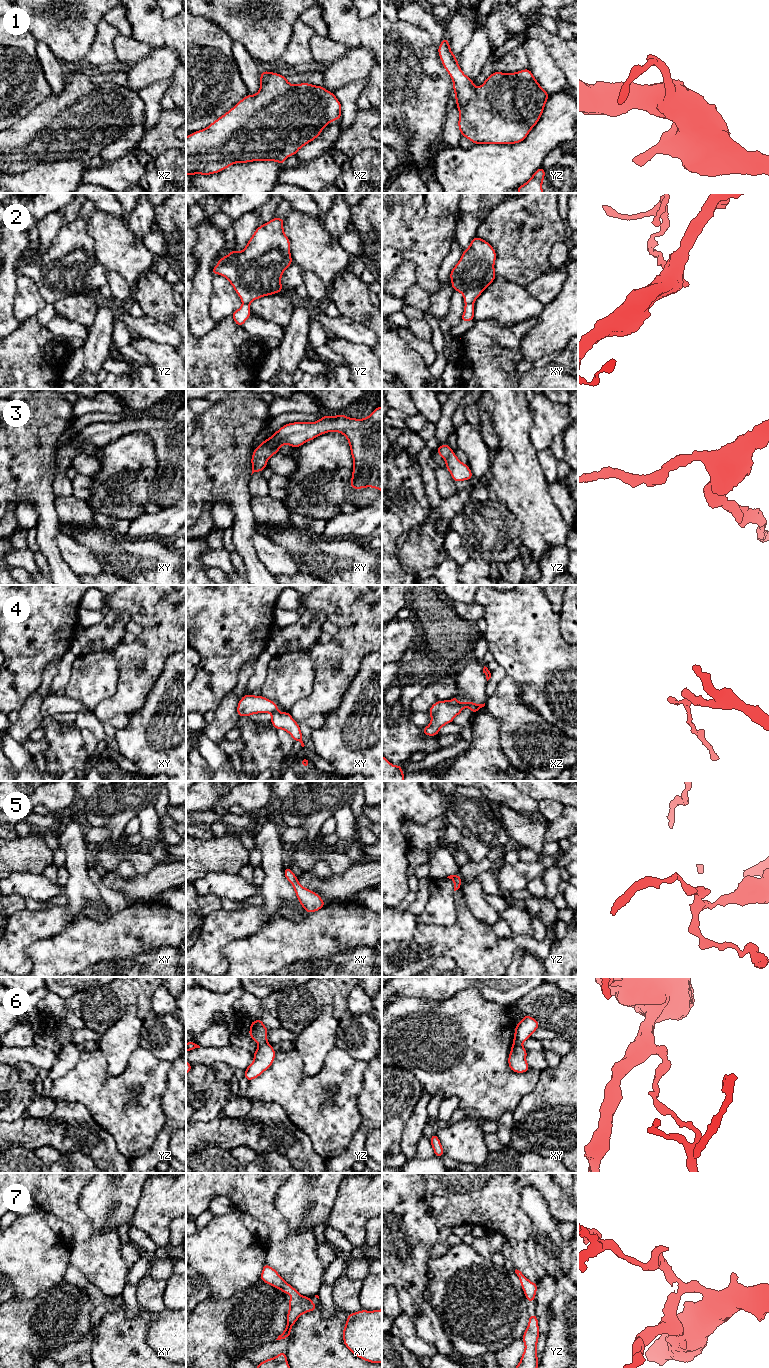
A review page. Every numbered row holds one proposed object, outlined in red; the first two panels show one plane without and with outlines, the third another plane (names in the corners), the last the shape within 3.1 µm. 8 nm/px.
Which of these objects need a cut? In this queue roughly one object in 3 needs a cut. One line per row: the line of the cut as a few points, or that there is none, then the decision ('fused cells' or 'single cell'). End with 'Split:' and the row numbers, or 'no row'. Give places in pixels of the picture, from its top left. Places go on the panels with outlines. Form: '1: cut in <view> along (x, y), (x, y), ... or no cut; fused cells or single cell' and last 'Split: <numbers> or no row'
1: no cut; single cell
2: no cut; single cell
3: no cut; single cell
4: cut in xy along (277, 710), (271, 713); fused cells
5: no cut; single cell
6: cut in xy along (513, 1043), (521, 1044); fused cells
7: no cut; single cell
Split: 4, 6

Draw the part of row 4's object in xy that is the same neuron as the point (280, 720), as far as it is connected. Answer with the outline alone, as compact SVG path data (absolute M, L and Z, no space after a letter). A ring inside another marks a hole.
M278 710L272 713L271 722L276 730L282 729L288 732L294 741L299 741L301 746L304 747L302 741L302 732L299 724L292 718L289 712L279 712Z

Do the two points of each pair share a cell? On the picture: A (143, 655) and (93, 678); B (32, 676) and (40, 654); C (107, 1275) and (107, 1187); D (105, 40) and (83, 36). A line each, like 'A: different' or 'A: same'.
A: different
B: same
C: different
D: different

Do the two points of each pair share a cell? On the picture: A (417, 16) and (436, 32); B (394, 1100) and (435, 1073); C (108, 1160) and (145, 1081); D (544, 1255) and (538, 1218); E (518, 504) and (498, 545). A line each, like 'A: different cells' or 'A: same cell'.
A: same cell
B: different cells
C: different cells
D: same cell
E: different cells

